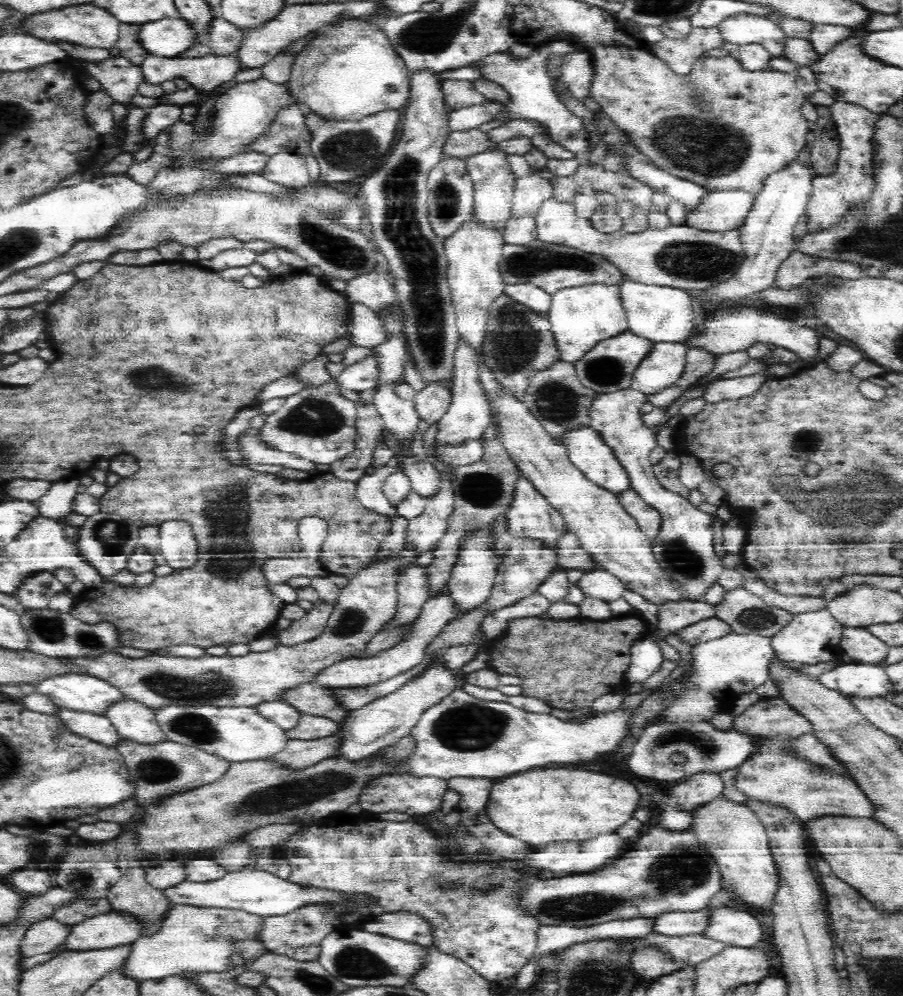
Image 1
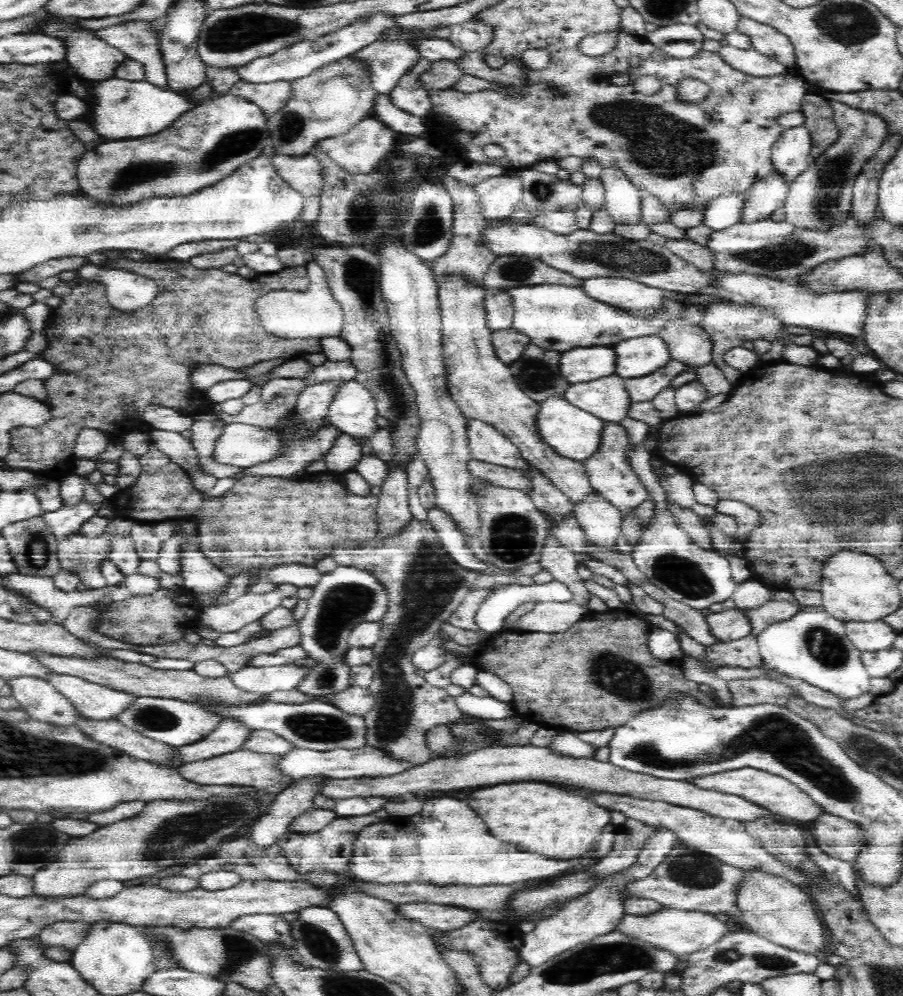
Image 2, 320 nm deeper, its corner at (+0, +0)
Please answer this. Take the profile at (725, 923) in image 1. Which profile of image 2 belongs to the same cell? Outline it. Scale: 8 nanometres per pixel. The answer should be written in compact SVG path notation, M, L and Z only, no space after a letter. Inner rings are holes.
M670 907L648 916L626 914L618 929L633 934L636 938L641 938L646 942L651 942L658 948L667 948L674 954L681 956L711 947L713 944L724 940L727 934L732 932L726 925L726 919L722 919L718 913L688 911Z

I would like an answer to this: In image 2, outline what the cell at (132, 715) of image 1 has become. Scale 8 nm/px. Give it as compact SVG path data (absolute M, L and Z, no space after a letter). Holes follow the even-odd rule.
M56 675L49 683L72 702L82 717L101 723L119 720L132 706L136 706L138 700L128 692L92 684L76 676Z

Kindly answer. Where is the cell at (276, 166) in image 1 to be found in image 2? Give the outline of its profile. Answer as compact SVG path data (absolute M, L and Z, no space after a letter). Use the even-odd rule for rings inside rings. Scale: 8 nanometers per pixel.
M276 152L271 156L272 166L288 187L303 197L317 196L321 190L321 172L318 159L304 154L294 156Z

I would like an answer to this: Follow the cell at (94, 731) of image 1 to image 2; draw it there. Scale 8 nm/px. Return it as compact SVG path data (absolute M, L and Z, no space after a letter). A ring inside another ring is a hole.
M22 678L8 683L12 689L11 696L35 720L65 728L78 728L78 722L84 718L72 702L48 681Z

